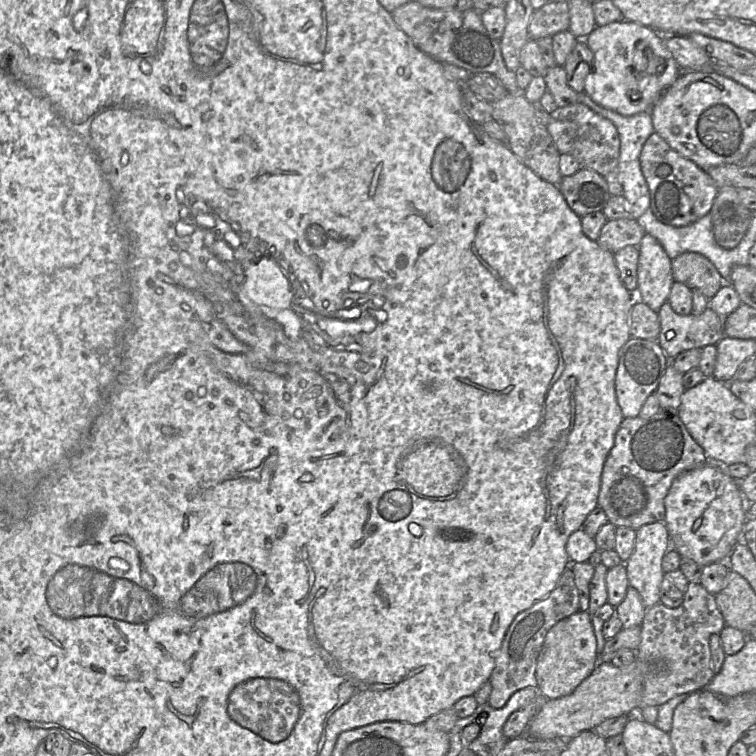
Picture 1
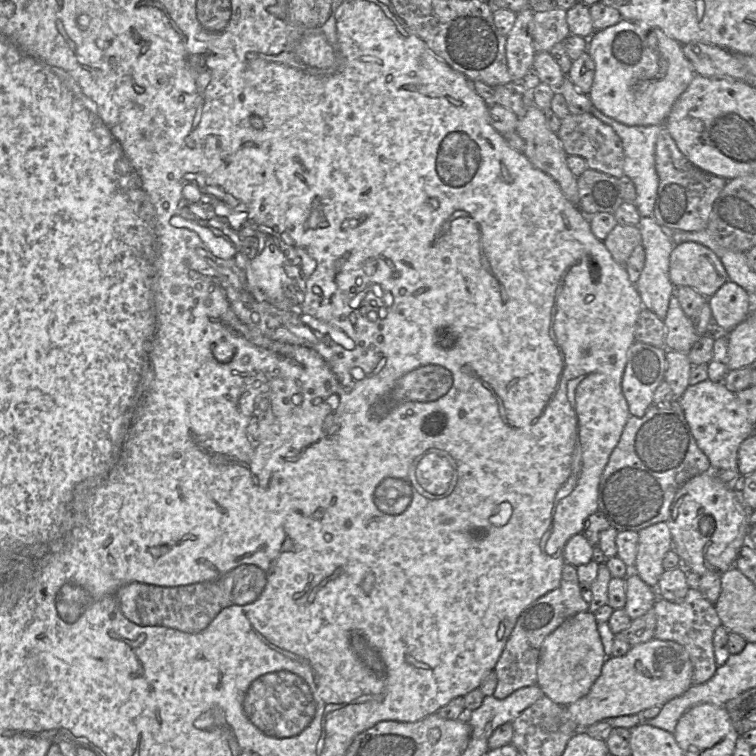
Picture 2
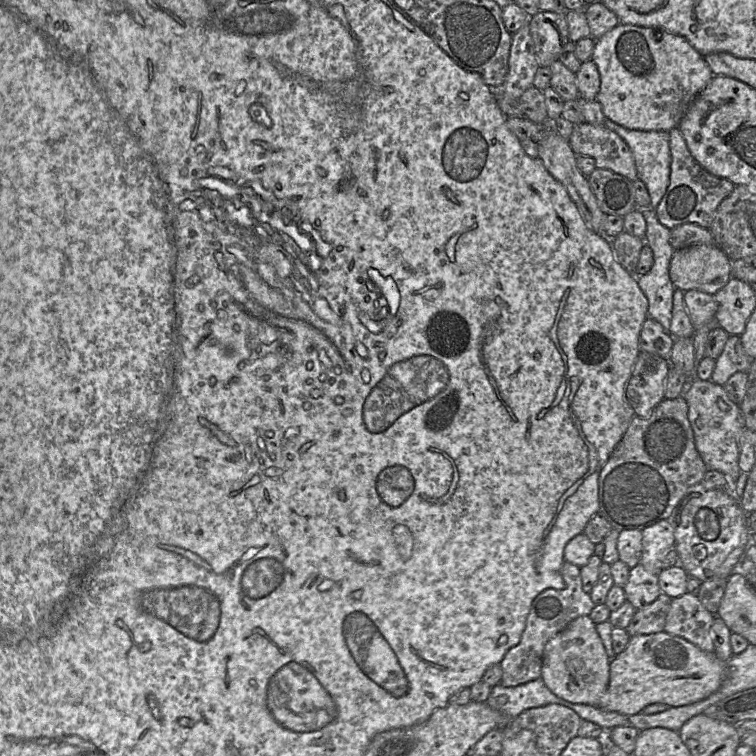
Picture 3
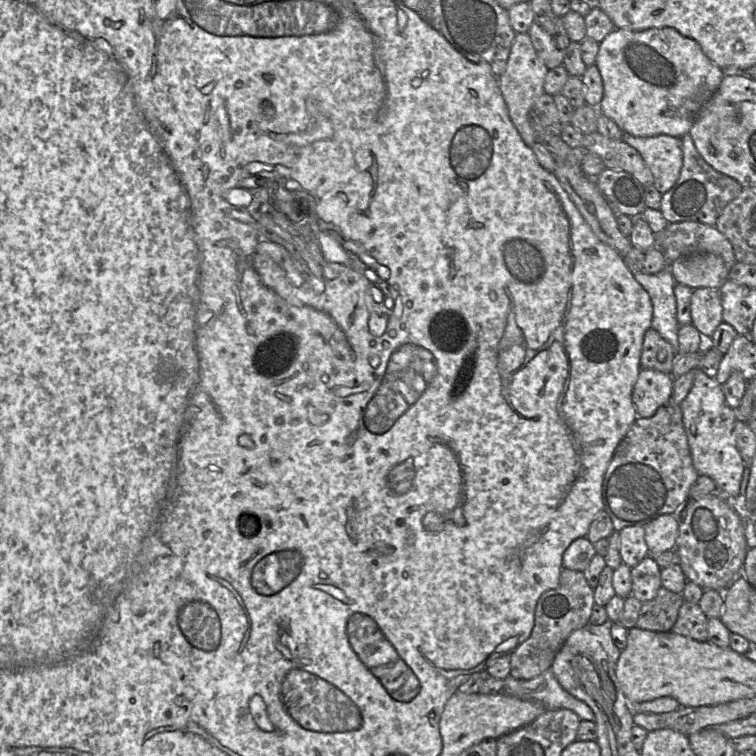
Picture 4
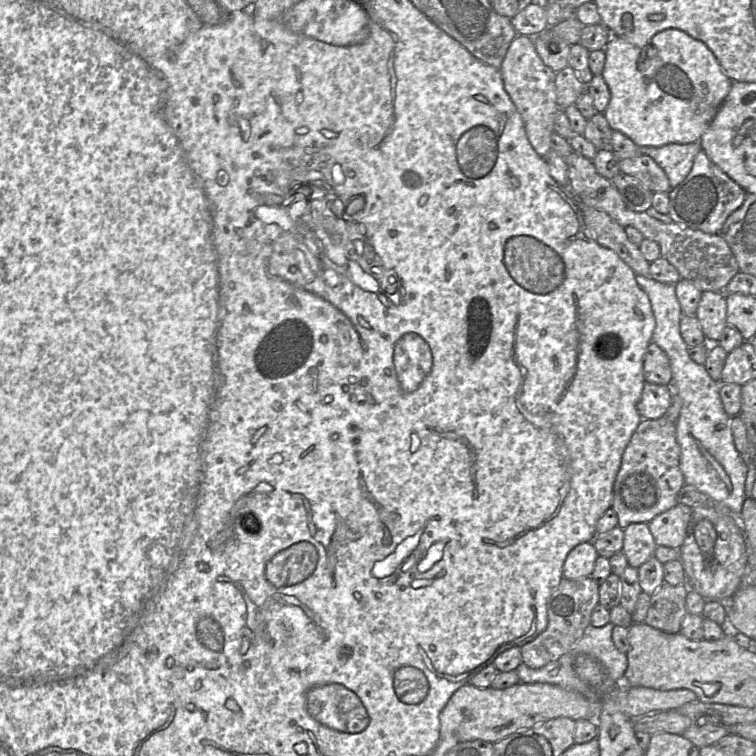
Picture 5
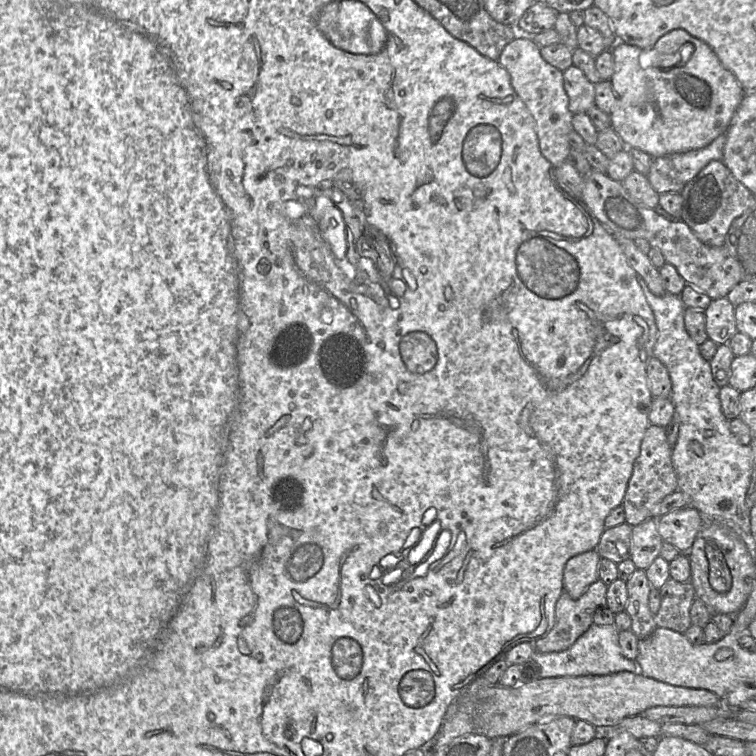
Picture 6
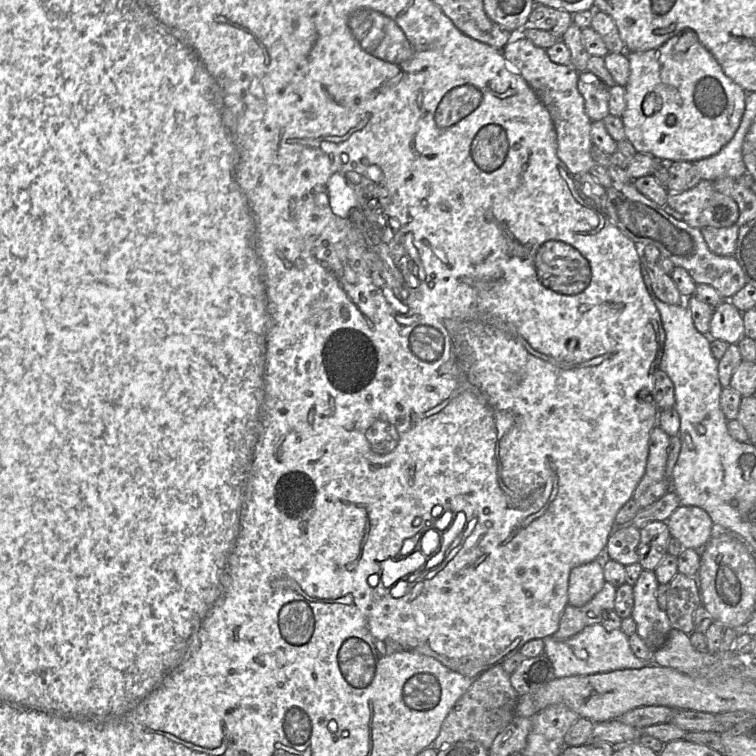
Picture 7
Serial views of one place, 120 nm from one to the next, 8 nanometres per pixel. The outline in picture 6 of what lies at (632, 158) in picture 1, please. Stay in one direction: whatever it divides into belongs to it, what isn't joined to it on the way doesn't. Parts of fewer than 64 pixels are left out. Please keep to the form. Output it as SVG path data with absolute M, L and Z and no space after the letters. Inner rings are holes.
M723 134L704 148L669 156L680 180L686 184L712 160L722 161L725 142L726 135Z

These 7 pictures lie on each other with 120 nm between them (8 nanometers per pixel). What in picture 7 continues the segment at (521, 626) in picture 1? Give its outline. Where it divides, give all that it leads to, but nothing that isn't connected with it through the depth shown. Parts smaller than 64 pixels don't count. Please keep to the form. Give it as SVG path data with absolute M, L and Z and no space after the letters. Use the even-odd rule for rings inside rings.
M605 582L601 590L585 605L575 607L570 604L564 608L559 627L552 637L564 641L578 634L585 627L598 624L607 611L614 608L616 587Z

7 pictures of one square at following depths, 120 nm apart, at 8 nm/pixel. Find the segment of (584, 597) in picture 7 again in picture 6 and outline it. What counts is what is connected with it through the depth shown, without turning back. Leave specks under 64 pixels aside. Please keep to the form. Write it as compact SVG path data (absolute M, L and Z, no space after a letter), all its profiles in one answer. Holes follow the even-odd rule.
M589 550L571 557L563 571L563 590L573 599L580 598L597 581L601 556Z

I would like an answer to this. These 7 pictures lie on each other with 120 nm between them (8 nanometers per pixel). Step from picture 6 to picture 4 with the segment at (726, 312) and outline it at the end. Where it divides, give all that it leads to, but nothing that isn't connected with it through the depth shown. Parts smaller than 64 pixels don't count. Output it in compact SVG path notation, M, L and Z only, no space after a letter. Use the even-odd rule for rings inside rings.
M693 289L691 296L691 319L705 339L709 339L719 324L723 322L722 304L718 289Z

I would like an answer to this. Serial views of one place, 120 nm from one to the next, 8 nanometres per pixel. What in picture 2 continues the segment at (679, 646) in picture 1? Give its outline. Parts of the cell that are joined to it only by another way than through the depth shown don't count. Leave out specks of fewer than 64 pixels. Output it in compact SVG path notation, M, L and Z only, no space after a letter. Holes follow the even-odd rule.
M689 588L682 601L671 602L658 597L652 609L657 620L654 638L673 641L685 648L693 667L693 685L700 685L708 681L717 670L713 635L716 628L721 625L721 621L717 615L715 604L709 602L698 589Z

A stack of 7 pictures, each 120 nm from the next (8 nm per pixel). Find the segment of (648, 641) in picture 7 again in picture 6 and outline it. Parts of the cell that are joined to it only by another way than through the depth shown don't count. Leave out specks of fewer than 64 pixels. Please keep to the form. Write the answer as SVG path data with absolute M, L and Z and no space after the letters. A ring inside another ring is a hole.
M636 568L626 582L627 604L625 611L631 617L631 631L639 640L650 636L658 627L649 609L651 585L645 570Z

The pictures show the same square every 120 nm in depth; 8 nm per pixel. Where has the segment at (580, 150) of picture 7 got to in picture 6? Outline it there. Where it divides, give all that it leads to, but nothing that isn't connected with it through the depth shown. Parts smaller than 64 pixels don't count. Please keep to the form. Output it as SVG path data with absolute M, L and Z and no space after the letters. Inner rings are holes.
M514 38L498 59L510 75L511 85L534 119L541 154L554 167L567 161L571 147L569 134L573 130L574 114L569 110L569 98L563 84L563 72L546 62L531 39Z

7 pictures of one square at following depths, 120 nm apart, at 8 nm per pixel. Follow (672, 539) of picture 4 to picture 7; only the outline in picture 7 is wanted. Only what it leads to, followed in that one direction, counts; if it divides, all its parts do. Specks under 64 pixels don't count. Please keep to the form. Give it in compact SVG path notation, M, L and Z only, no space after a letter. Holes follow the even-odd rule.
M679 506L666 520L671 537L676 538L684 548L701 550L716 532L709 514L697 506Z

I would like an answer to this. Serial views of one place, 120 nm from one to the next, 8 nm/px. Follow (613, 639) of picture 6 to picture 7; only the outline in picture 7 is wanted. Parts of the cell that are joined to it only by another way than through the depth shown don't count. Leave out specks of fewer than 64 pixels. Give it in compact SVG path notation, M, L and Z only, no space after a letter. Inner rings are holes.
M601 623L587 626L578 634L564 641L557 641L552 636L544 638L543 641L543 654L552 663L556 678L620 669L639 669L654 664L652 659L642 660L634 655L628 636L621 629L607 631Z

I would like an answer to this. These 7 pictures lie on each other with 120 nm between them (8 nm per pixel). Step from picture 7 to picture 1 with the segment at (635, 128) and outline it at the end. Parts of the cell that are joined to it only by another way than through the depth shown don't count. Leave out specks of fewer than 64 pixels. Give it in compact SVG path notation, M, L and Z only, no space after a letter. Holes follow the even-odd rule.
M621 19L596 26L585 39L594 55L584 92L598 105L624 116L651 112L663 92L678 78L680 68L664 44L664 35Z

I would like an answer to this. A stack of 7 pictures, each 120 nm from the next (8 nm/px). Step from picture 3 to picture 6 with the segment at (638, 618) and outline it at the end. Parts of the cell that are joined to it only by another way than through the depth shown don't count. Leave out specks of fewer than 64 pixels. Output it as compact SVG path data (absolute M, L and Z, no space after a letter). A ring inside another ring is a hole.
M669 578L660 588L661 604L654 615L658 627L684 633L691 625L690 607L696 598L690 581L678 582Z

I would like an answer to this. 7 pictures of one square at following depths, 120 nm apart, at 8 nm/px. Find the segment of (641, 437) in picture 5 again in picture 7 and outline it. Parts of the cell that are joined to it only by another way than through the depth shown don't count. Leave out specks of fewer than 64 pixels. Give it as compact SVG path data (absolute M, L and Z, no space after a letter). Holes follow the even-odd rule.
M656 425L650 432L645 473L632 499L640 509L646 508L671 490L671 479L666 474L670 436Z

